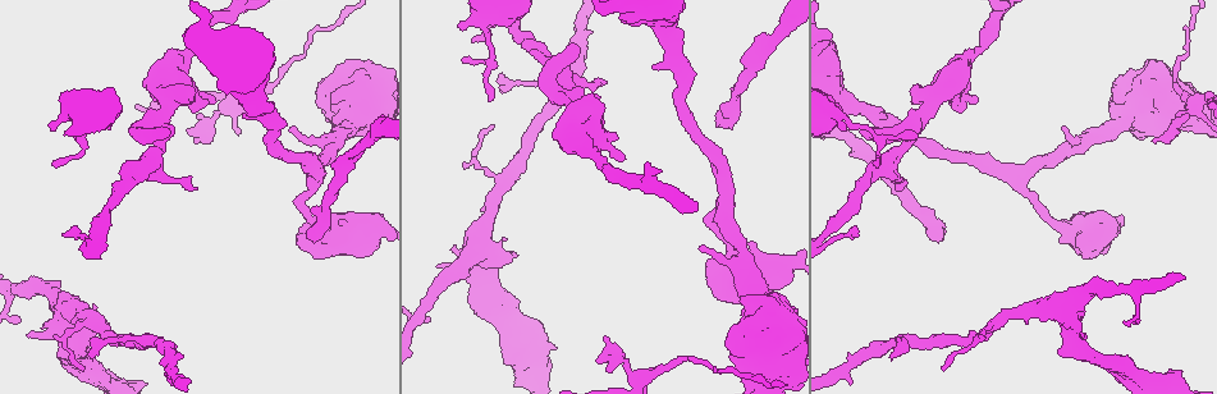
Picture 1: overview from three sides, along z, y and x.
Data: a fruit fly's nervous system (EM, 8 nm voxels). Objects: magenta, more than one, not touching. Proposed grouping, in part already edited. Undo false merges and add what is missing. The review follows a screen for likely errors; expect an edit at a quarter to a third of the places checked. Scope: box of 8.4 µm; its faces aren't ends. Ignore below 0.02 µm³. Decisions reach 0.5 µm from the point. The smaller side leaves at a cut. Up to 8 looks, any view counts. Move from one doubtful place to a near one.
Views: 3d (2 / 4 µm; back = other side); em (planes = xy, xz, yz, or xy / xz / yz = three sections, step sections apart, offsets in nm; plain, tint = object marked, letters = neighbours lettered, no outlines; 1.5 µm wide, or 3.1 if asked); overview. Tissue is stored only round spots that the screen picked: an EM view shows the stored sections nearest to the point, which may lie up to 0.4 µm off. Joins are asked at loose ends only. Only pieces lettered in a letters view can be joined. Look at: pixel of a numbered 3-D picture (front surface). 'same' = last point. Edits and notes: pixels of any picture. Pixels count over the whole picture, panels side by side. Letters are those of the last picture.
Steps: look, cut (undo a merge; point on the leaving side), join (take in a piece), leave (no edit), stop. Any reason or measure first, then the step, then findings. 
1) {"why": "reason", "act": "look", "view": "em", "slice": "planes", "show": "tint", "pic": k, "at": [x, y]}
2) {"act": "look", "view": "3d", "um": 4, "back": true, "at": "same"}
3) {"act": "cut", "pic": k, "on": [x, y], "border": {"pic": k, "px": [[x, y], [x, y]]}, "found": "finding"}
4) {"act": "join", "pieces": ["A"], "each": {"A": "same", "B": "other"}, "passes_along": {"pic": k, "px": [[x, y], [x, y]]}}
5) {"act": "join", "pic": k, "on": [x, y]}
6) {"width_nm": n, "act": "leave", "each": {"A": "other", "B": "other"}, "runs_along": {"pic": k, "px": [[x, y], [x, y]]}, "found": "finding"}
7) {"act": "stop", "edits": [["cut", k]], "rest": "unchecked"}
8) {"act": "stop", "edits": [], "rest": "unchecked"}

{"why": "narrows sharply", "act": "look", "view": "em", "slice": "yz", "step": 4, "show": "letters", "pic": 1, "at": [233, 102]}

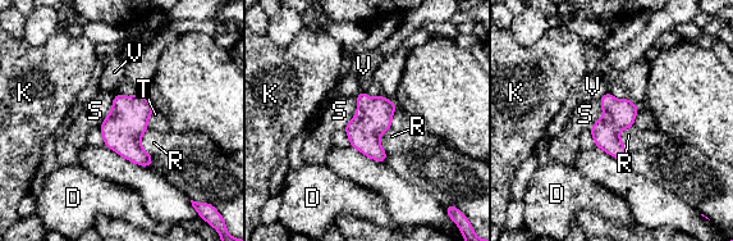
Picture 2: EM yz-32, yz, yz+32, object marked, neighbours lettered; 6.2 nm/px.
{"width_nm": 190, "act": "leave", "each": {"D": "other", "K": "other", "R": "other", "S": "other", "T": "other", "V": "other"}, "border": {"pic": 2, "px": [[397, 107], [390, 127]]}, "found": "all the same cell"}

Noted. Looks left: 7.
{"why": "tapers out", "act": "look", "view": "3d", "um": 4, "back": true, "pic": 1, "at": [896, 189]}

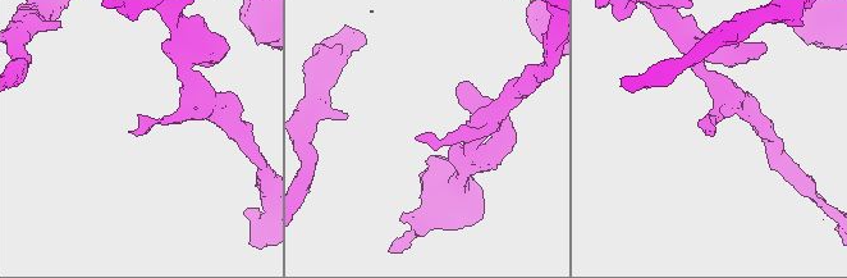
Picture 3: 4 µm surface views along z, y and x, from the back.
{"why": "need the tissue", "act": "look", "view": "em", "slice": "planes", "show": "letters", "pic": 3, "at": [129, 132]}

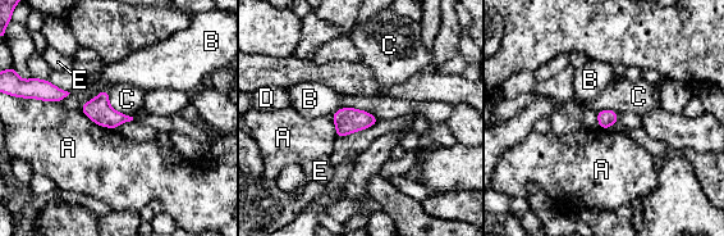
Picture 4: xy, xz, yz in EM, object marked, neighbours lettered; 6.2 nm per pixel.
{"act": "leave", "each": {"A": "other", "B": "other", "C": "other", "D": "other", "E": "other"}, "found": "no lettered piece goes on from it"}

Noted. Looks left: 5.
{"why": "thin end", "act": "look", "view": "em", "slice": "planes", "show": "letters", "pic": 1, "at": [875, 163]}

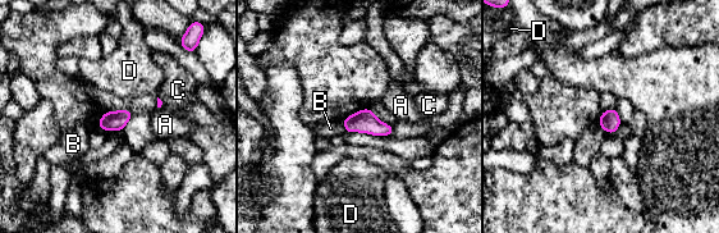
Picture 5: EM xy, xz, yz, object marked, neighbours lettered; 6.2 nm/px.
{"longest_contact_nm": ["B", 80], "act": "leave", "each": {"A": "other", "B": "other", "C": "other", "D": "other"}, "found": "none of them fits"}

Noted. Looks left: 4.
{"act": "stop", "edits": [], "rest": "unchecked"}

